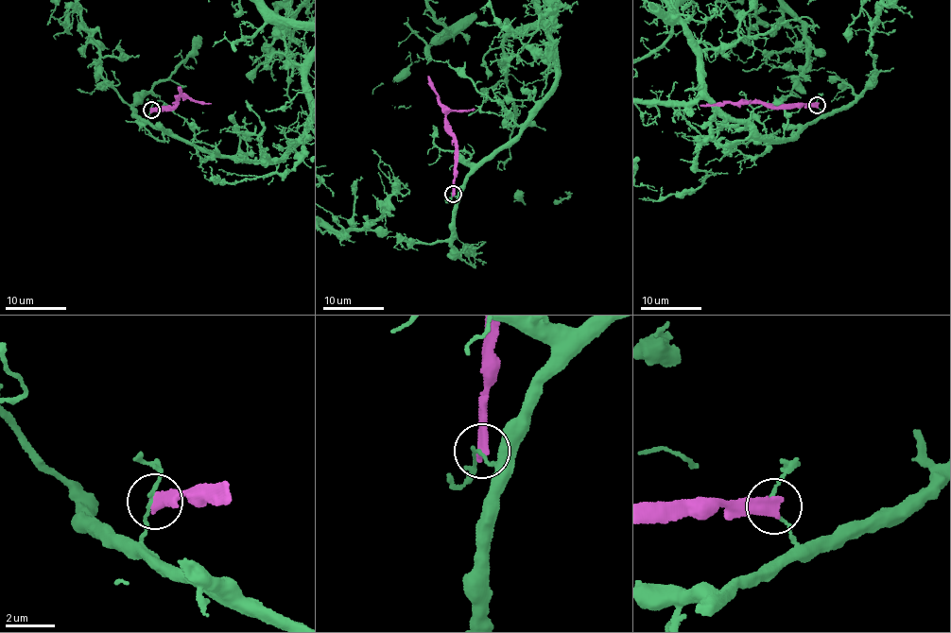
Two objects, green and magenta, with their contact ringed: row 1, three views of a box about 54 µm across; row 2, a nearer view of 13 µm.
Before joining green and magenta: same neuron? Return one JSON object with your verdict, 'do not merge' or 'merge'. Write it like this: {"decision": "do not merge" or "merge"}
{"decision": "do not merge"}

